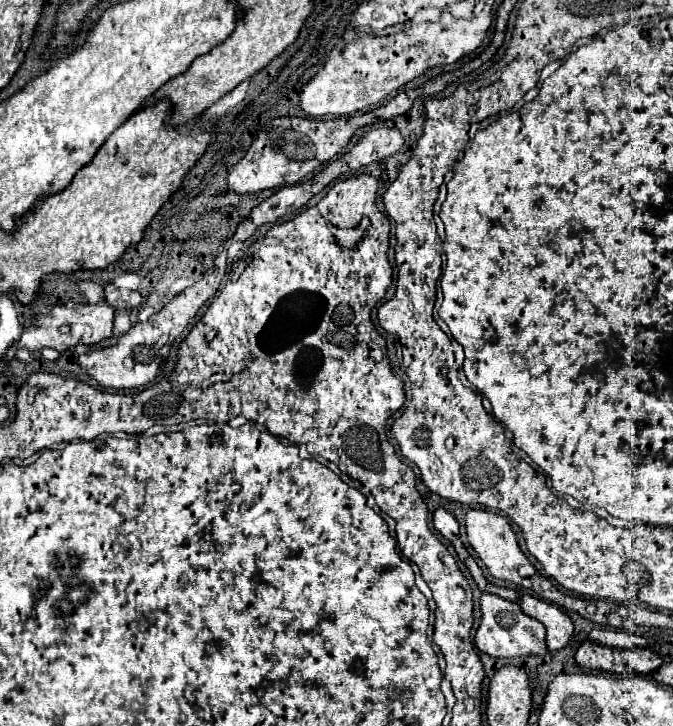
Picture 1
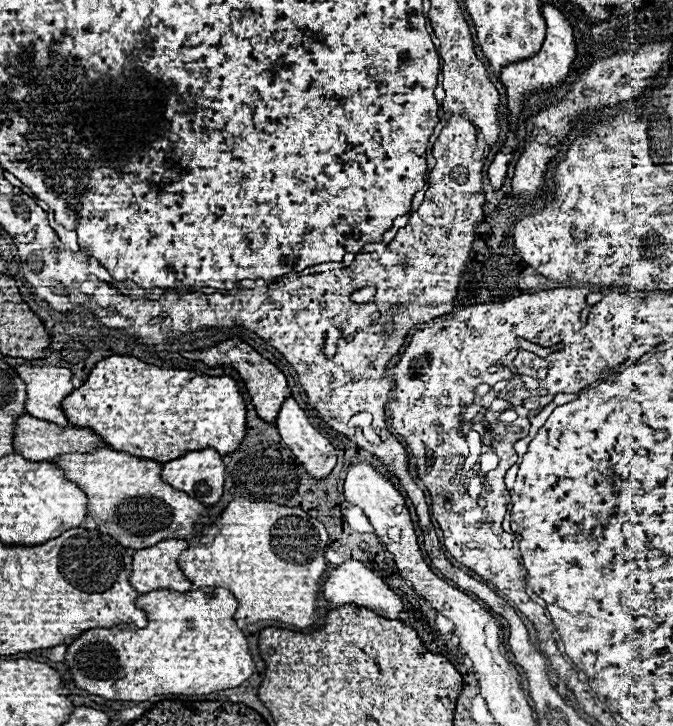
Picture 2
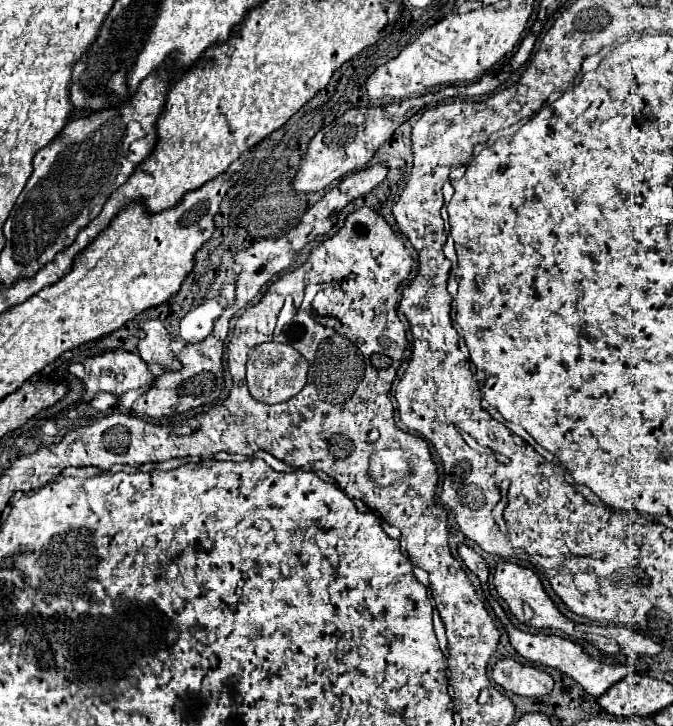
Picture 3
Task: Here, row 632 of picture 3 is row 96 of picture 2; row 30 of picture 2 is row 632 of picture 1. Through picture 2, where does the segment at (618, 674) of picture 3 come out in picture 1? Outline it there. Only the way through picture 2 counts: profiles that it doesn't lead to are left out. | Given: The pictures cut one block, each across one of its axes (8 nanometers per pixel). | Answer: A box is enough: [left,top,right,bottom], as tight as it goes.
[518,594,574,652]

